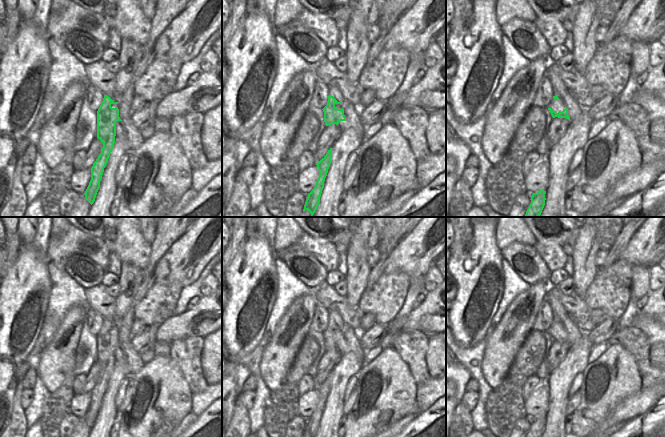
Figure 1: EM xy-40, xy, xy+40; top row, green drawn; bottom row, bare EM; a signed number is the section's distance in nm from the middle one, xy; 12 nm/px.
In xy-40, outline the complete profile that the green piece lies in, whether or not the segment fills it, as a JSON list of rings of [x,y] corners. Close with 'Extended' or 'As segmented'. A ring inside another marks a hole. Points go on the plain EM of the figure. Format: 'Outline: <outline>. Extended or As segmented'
Outline: [[[114,318],[104,319],[103,325],[97,335],[97,362],[103,367],[100,379],[91,391],[91,404],[84,417],[85,423],[92,429],[100,412],[100,405],[106,391],[116,363],[116,346],[122,345],[119,341],[118,328]]]. Extended.

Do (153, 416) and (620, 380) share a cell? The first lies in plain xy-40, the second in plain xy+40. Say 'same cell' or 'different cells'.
same cell

